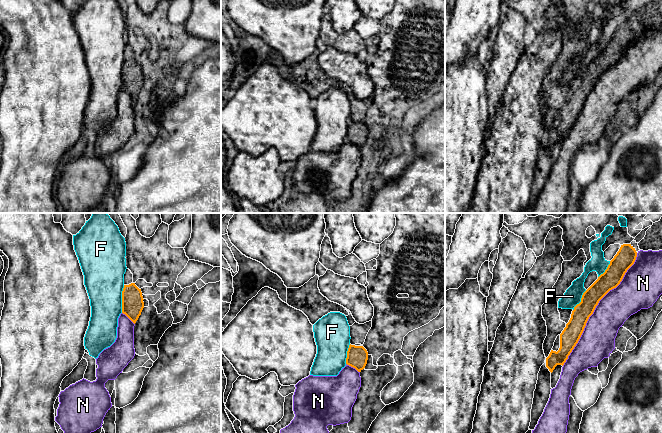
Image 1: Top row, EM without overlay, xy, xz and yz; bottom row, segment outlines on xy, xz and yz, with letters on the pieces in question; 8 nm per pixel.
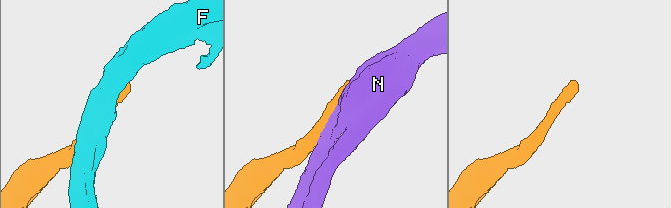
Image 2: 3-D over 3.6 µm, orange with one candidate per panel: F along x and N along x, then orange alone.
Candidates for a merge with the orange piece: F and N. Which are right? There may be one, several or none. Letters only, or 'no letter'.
F

